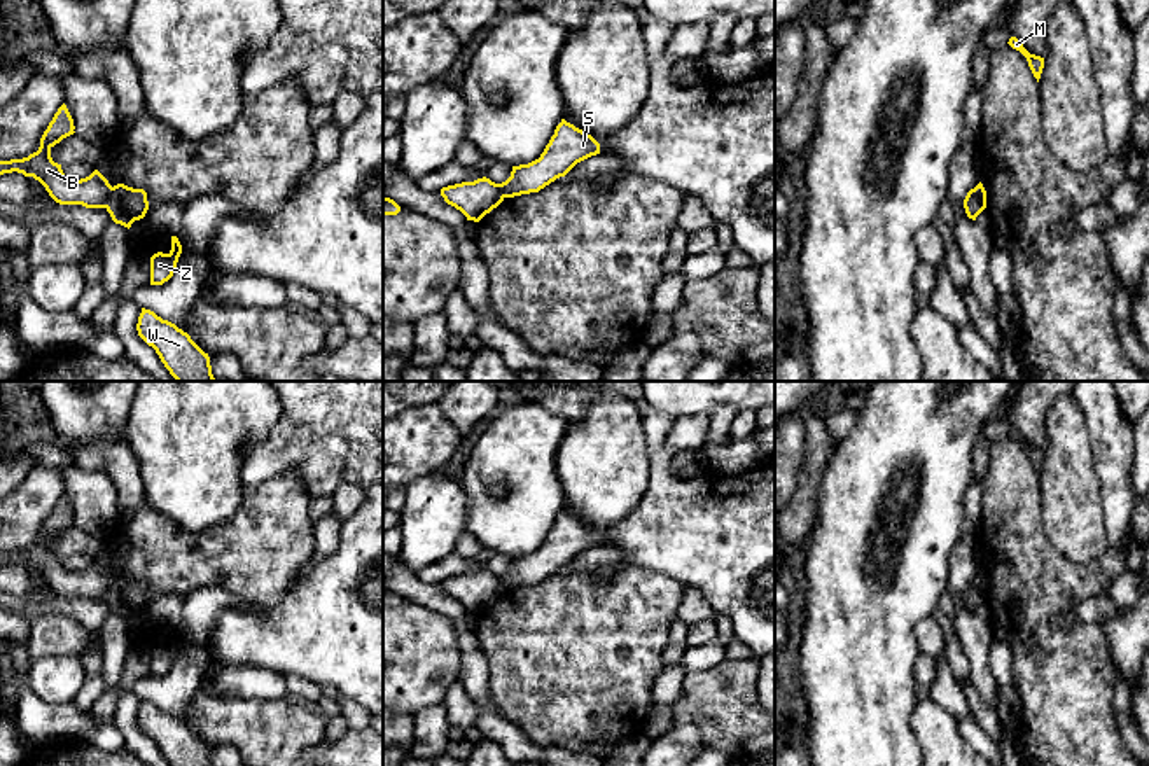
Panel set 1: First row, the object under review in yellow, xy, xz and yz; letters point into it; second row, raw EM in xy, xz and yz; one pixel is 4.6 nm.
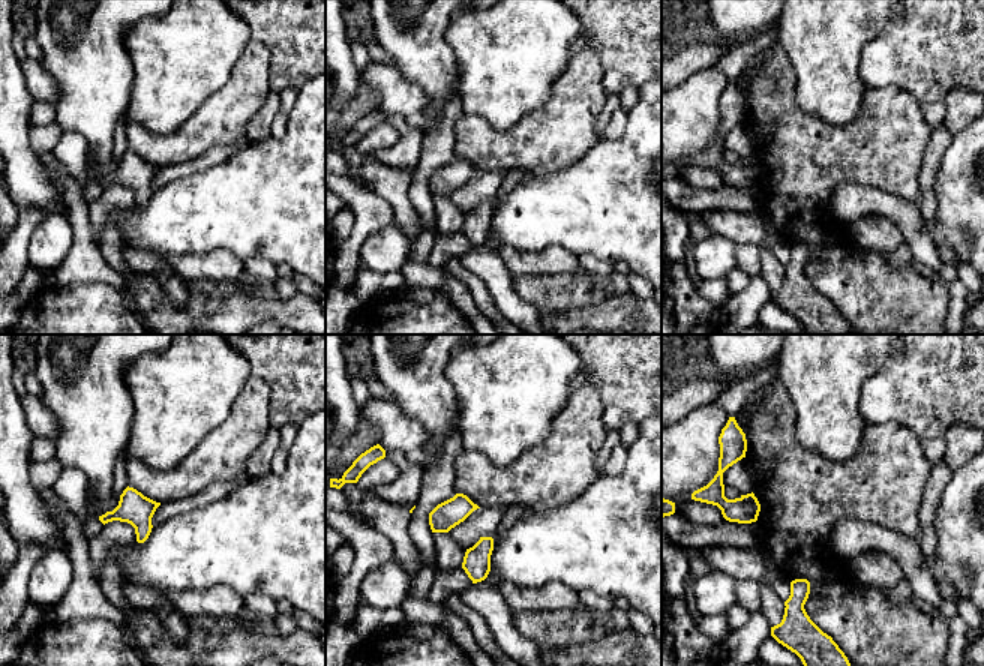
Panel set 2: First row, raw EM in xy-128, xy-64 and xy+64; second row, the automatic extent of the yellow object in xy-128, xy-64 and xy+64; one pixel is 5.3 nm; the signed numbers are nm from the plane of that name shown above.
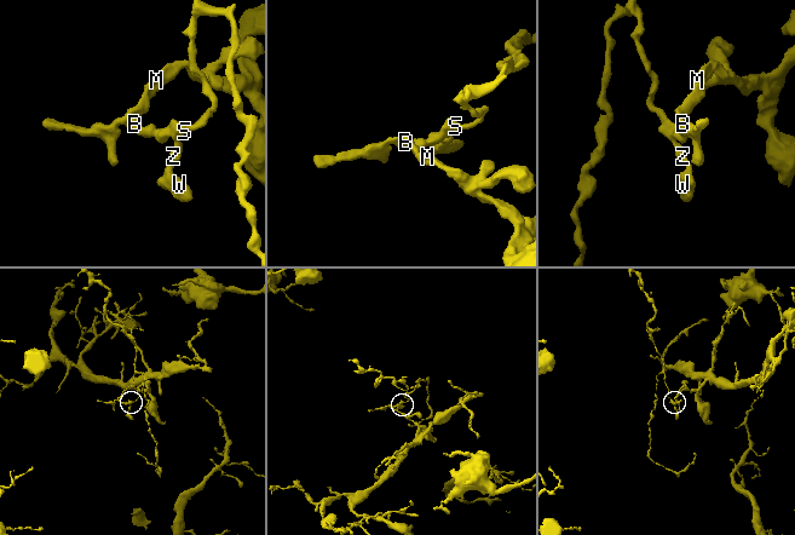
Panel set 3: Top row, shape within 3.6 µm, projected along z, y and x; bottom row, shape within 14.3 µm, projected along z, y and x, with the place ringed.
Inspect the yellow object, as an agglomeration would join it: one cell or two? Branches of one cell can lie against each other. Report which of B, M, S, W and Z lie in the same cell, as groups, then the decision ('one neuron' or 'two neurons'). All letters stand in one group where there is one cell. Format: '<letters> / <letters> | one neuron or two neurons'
B M / S W Z | two neurons

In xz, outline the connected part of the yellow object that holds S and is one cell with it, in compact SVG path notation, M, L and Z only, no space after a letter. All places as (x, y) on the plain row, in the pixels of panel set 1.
M561 511L539 551L512 558L511 568L500 575L504 589L539 584L577 554L600 546L600 535L582 521Z

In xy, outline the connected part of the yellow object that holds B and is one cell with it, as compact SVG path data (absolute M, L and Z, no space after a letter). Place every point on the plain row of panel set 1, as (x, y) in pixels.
M63 495L44 523L38 542L23 551L0 553L0 567L17 563L24 568L33 568L59 596L105 600L112 577L98 561L86 570L70 572L65 568L61 556L51 549L51 540L73 526L73 521L73 511Z

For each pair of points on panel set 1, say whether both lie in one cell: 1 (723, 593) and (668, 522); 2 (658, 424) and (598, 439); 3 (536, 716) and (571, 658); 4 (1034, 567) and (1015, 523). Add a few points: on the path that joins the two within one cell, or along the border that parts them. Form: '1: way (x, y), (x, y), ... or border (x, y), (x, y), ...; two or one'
1: way (723, 576), (686, 539); one
2: border (639, 411), (651, 467); two
3: way (550, 702), (562, 689), (571, 672); one
4: way (1023, 557), (1015, 548), (1015, 534); one

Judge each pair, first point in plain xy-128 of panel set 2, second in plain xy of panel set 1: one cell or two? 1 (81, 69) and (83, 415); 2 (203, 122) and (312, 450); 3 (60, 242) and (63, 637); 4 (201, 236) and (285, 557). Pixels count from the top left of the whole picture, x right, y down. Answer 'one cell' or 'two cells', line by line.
1: one cell
2: two cells
3: two cells
4: two cells

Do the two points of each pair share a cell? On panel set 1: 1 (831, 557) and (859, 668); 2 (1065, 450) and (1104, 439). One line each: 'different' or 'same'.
1: same
2: different

